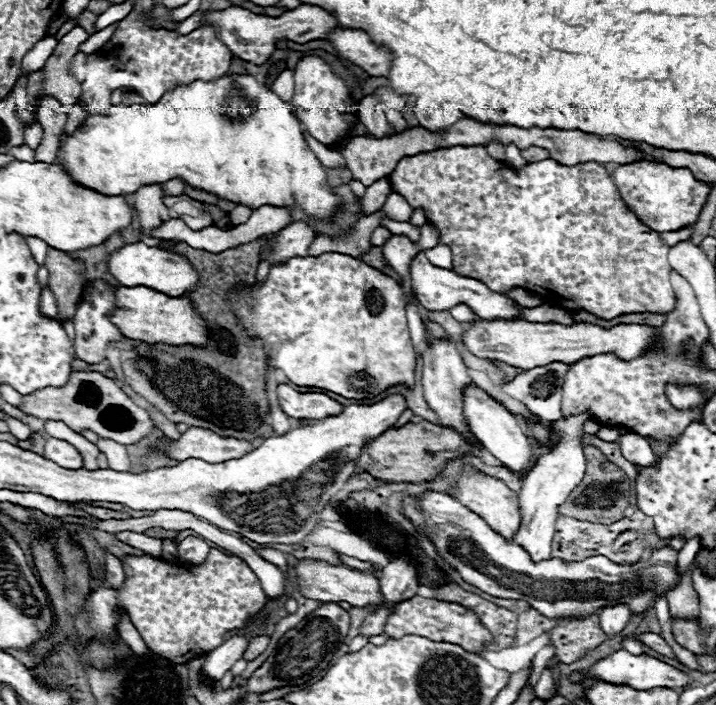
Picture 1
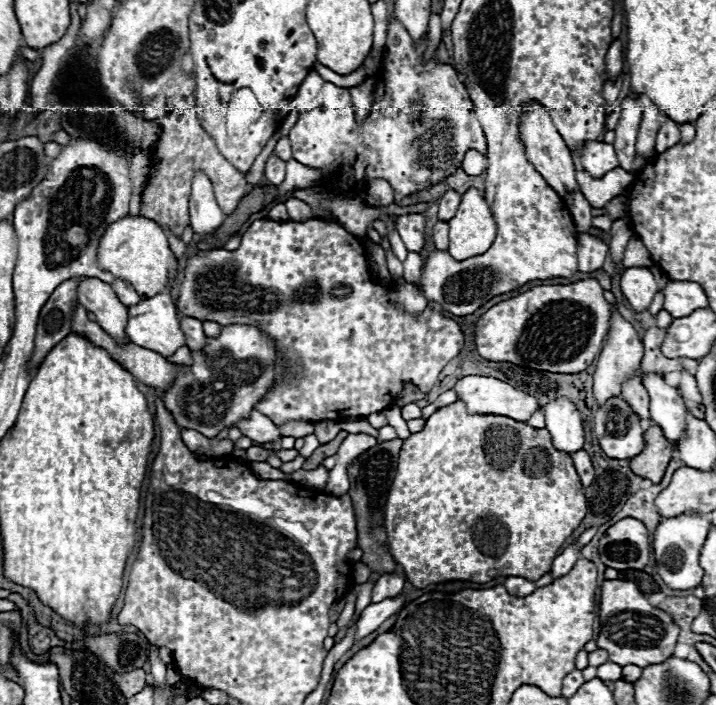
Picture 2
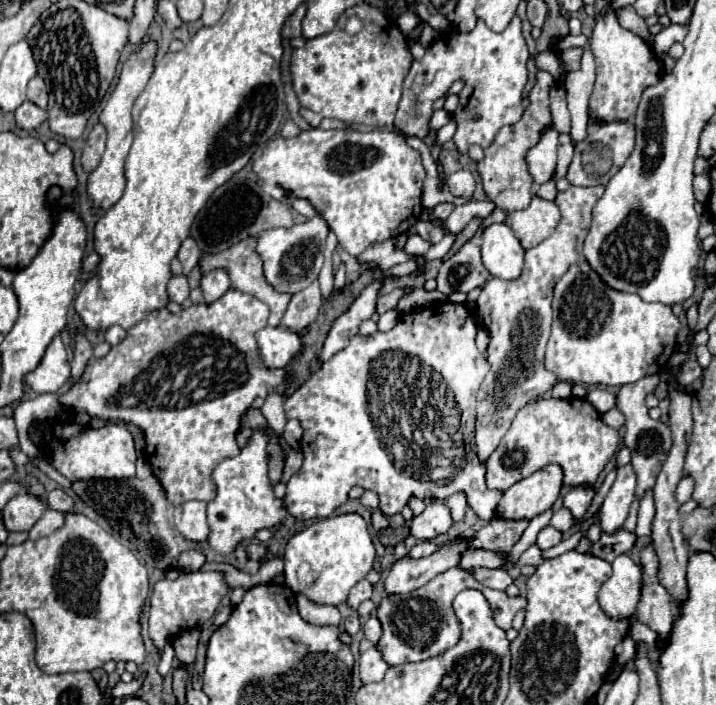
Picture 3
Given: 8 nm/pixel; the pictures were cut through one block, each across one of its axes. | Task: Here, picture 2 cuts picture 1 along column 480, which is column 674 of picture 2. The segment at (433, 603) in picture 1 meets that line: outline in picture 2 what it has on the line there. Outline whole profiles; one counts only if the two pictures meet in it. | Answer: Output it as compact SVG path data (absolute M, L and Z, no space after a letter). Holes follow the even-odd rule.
M604 580L600 586L600 636L598 648L608 652L608 660L618 666L652 666L668 660L674 652L680 628L666 612L650 606L646 596L624 580Z

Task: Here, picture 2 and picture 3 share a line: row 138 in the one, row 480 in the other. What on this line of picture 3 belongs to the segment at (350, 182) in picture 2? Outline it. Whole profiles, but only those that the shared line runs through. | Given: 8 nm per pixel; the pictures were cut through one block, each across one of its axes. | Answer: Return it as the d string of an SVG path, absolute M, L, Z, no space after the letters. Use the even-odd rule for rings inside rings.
M446 302L444 306L438 308L438 312L434 314L432 308L424 308L418 312L410 312L410 314L402 314L398 318L398 324L390 330L390 332L376 332L372 336L352 336L352 340L348 342L348 346L340 352L336 352L336 356L332 356L330 360L322 362L320 370L314 372L310 376L310 380L306 380L290 398L284 400L284 412L288 418L296 418L300 420L302 428L304 428L304 436L300 440L300 448L304 454L304 462L302 468L290 478L290 482L286 484L286 496L284 496L284 504L286 510L298 518L298 520L314 520L314 518L328 518L340 504L344 504L348 500L348 492L352 486L362 486L366 490L372 490L378 494L380 498L380 510L386 516L394 516L400 514L402 508L408 504L408 500L412 496L416 498L438 498L444 500L448 496L452 496L454 492L464 492L468 498L468 506L478 514L478 518L482 520L492 520L496 516L496 508L498 502L502 498L502 492L496 490L488 490L486 486L486 468L484 464L478 460L476 450L474 450L474 420L476 420L476 394L478 388L486 376L486 372L490 370L488 360L478 352L476 344L476 320L470 316L470 312L462 306L462 304L452 304Z

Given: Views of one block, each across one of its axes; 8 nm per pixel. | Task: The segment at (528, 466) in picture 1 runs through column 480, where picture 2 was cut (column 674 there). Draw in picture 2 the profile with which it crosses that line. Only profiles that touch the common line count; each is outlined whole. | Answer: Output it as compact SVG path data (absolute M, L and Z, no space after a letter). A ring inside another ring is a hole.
M644 374L642 380L650 394L650 418L672 444L678 444L686 434L686 404L682 396L662 376Z

